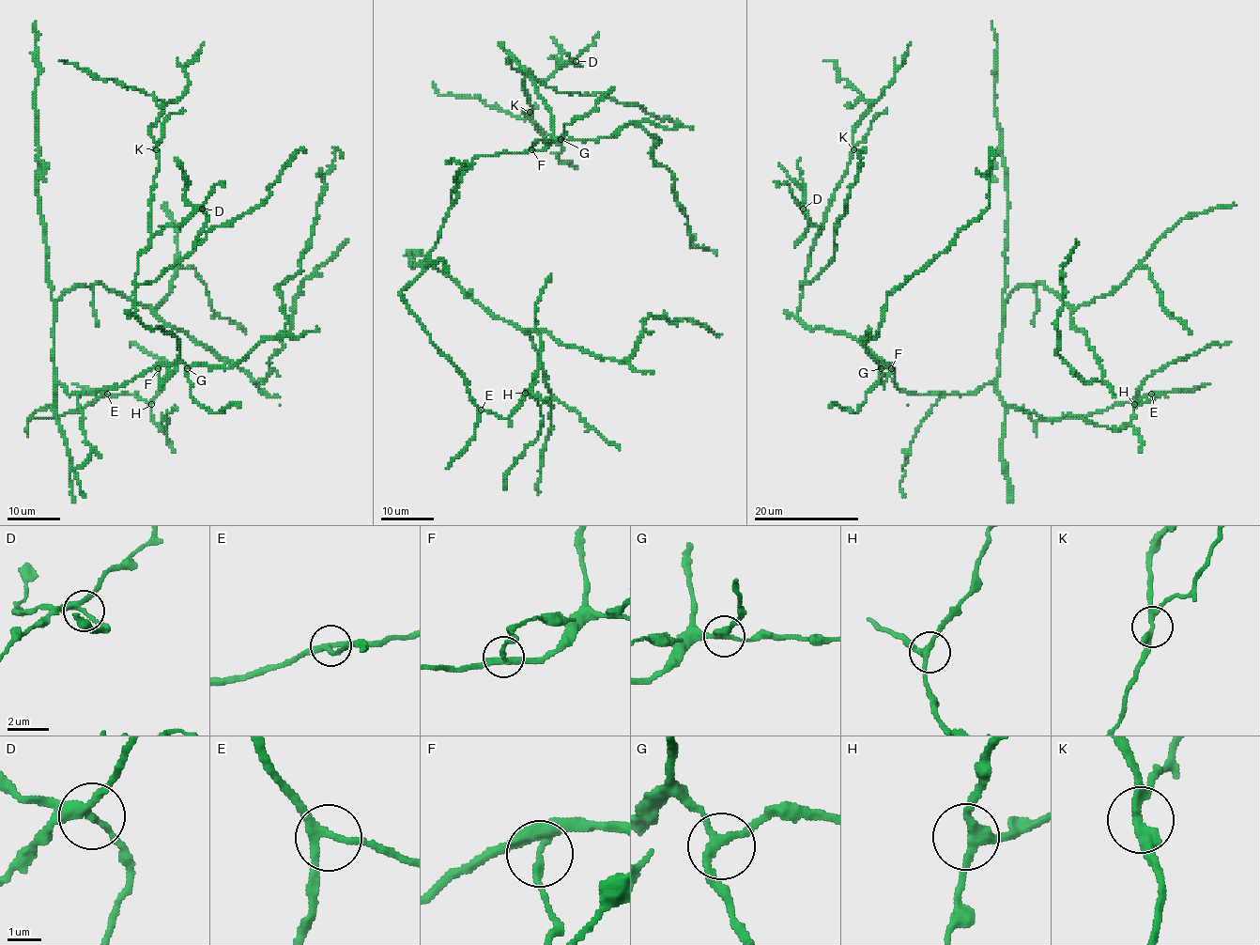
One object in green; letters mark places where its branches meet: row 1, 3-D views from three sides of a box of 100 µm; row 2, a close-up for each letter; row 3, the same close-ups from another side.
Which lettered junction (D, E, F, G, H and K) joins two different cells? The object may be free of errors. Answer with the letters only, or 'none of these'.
K

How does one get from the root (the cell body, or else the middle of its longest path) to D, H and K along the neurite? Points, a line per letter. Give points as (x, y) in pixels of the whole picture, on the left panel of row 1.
D: (82, 393), (121, 387), (177, 360), (177, 340), (136, 317), (134, 275), (149, 241), (202, 209)
H: (82, 393), (68, 394), (57, 383), (55, 403), (28, 421), (77, 412), (104, 395), (134, 395), (151, 404)
K: (82, 393), (121, 387), (179, 355), (177, 340), (147, 328), (134, 307), (138, 255), (151, 238), (156, 149)

